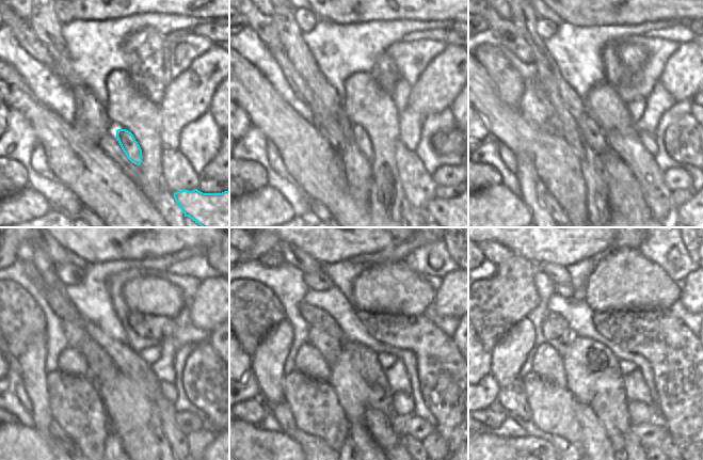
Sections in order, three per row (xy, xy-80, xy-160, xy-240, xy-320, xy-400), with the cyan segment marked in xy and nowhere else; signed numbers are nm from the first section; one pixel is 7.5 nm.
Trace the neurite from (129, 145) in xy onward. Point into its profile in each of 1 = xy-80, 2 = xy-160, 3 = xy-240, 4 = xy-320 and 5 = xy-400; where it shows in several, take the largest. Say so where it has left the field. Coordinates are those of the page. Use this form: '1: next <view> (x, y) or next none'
1: next xy-80 (362, 139)
2: next xy-160 (589, 128)
3: next xy-240 (100, 365)
4: next xy-320 (330, 348)
5: next xy-400 (558, 337)

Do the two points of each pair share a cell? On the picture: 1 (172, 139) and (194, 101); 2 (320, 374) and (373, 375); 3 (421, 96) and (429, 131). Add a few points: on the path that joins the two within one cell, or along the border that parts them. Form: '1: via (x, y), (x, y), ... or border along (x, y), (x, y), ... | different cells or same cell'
1: via (172, 129), (172, 124), (185, 111) | same cell
2: border along (330, 366), (330, 377), (326, 380) | different cells
3: border along (449, 108), (430, 113), (426, 117), (419, 142) | different cells

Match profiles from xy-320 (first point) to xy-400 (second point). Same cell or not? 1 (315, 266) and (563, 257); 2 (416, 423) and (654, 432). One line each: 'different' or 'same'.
1: different
2: same

